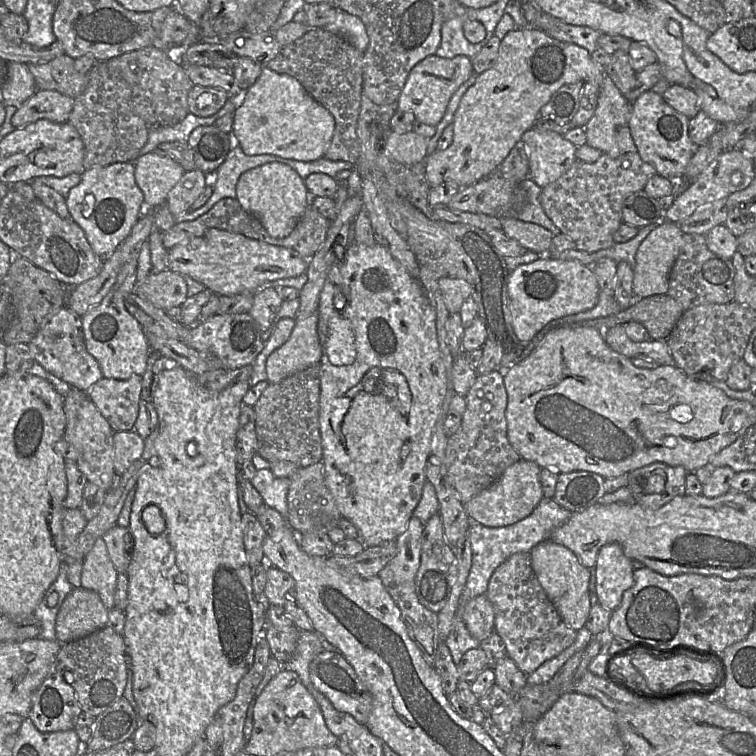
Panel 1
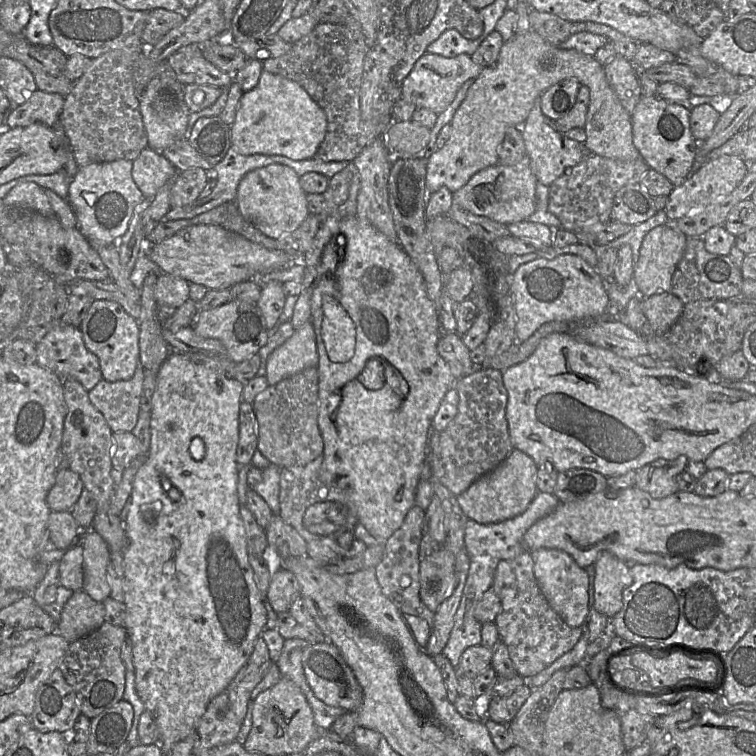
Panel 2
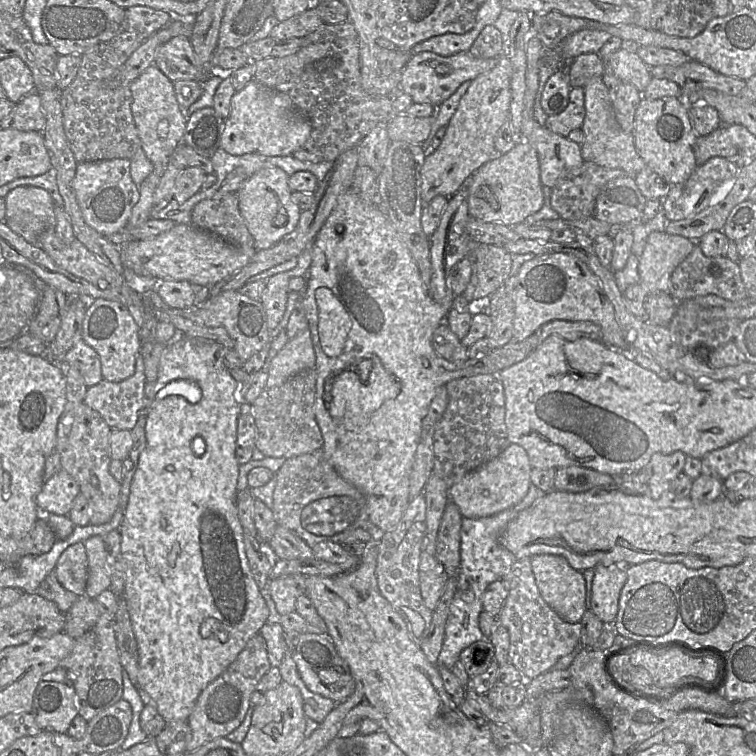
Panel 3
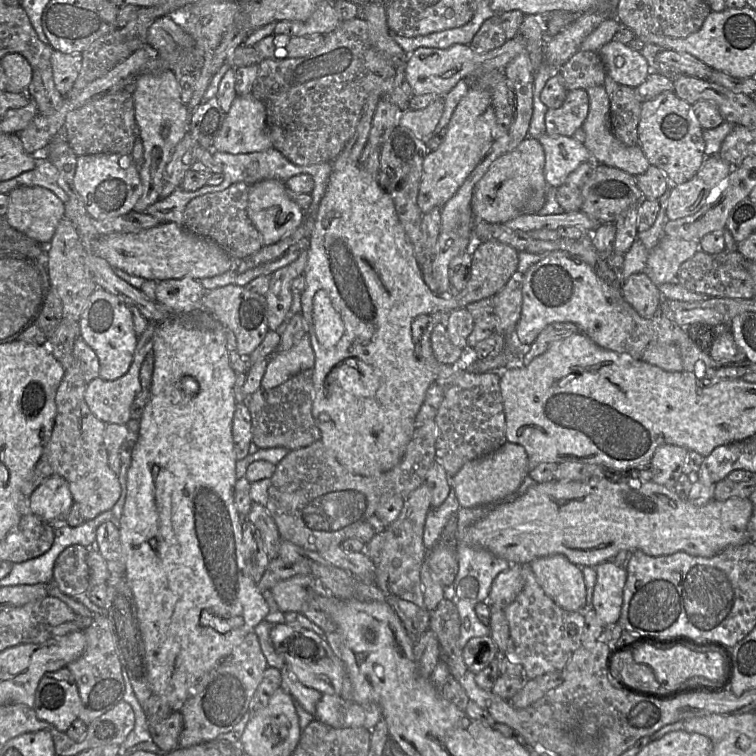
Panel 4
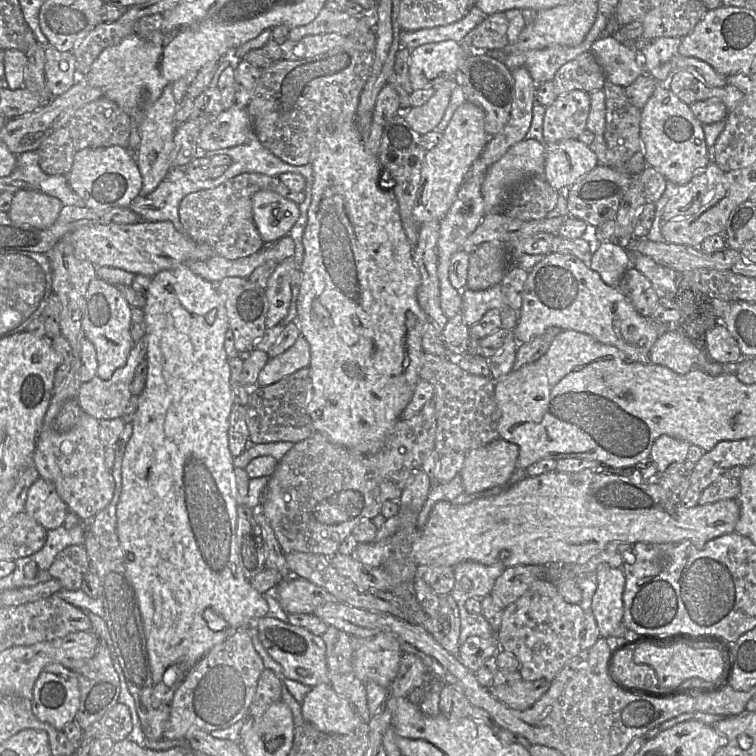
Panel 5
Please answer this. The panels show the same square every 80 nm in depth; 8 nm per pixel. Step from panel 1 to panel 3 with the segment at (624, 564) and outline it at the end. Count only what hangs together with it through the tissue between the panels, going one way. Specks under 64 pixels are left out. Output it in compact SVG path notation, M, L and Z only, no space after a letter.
M616 564L598 565L594 568L591 610L604 624L614 623L626 580L626 572Z

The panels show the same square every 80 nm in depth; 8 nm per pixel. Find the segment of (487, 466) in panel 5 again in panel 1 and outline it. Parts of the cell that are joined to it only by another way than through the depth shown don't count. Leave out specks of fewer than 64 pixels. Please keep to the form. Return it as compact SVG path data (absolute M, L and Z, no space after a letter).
M525 459L509 466L491 486L464 503L470 520L486 527L497 528L512 525L529 516L544 498L540 482L541 469L535 462Z

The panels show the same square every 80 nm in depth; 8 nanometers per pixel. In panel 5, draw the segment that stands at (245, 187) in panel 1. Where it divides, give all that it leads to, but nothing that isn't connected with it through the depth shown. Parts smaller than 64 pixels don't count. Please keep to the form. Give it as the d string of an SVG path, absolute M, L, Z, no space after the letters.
M270 190L253 195L252 213L264 242L276 242L288 235L300 217L298 204Z

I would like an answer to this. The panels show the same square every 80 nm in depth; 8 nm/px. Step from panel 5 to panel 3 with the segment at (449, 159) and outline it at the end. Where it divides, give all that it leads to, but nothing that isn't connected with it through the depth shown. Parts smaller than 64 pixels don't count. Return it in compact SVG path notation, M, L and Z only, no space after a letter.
M501 53L498 64L493 69L471 81L470 87L460 99L447 125L447 131L440 146L425 158L421 171L423 207L435 196L442 195L450 198L458 192L474 171L489 160L502 155L495 150L495 139L510 111L511 75L511 63Z

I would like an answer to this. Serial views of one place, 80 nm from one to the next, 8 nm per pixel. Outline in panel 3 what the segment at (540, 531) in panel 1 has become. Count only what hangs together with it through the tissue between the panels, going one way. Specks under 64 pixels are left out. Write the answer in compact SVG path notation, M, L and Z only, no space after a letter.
M531 483L527 495L517 505L500 513L483 518L462 519L460 530L460 565L455 576L457 581L457 595L463 592L467 604L474 603L475 598L480 598L485 593L489 584L502 579L509 571L512 564L517 560L515 556L500 543L500 537L507 525L517 517L524 509L530 507L545 492Z

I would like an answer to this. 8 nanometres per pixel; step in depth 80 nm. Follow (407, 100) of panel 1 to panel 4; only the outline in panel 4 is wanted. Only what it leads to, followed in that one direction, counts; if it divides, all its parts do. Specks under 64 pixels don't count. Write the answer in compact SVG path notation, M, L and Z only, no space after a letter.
M518 33L501 47L484 52L475 52L470 45L454 44L447 49L420 47L406 58L405 75L412 88L413 95L431 93L444 97L455 85L478 70L504 69L519 53L526 50L524 37Z

